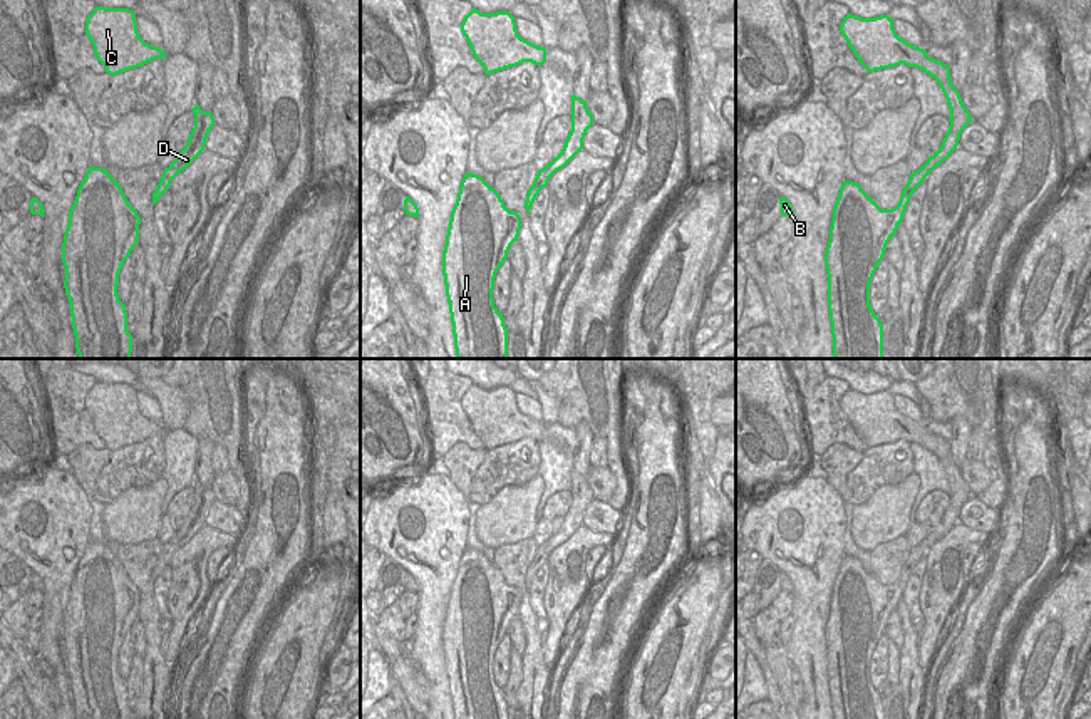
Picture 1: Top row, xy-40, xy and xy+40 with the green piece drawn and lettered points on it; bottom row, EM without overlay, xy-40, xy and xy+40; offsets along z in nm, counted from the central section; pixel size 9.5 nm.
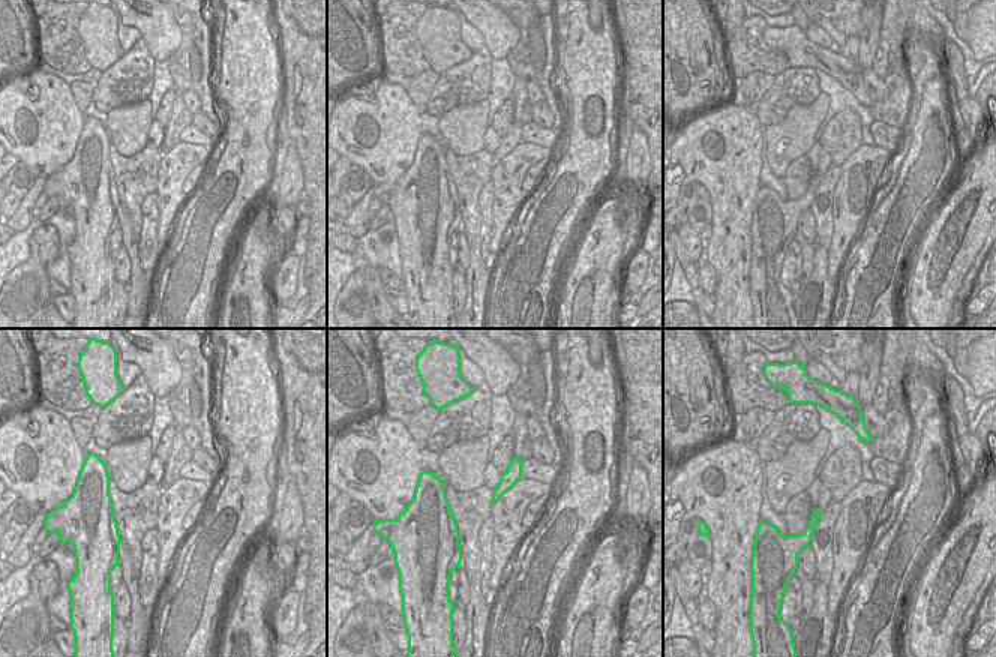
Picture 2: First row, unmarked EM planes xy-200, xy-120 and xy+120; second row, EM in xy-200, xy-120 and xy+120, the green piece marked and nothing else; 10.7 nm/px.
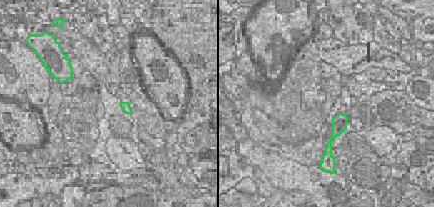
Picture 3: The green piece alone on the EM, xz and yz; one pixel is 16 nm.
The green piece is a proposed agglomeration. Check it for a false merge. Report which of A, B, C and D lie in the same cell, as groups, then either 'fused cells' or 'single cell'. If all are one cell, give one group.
A B C D; single cell

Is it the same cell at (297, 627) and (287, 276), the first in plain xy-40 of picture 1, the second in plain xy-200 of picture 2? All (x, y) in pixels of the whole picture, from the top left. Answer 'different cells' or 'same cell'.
different cells

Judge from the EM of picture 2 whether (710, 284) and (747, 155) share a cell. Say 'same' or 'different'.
different

